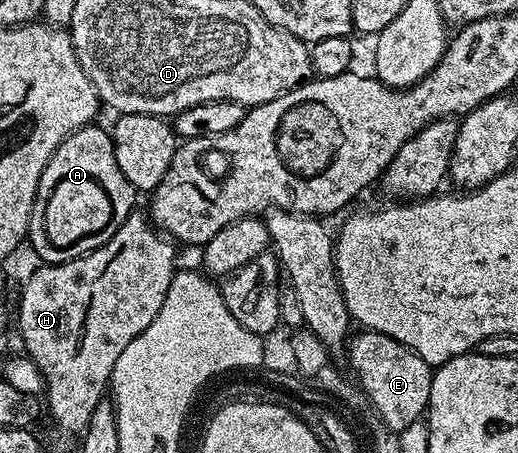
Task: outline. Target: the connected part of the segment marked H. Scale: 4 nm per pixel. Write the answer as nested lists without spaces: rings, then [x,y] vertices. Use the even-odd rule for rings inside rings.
[[[131,211],[124,225],[120,225],[109,241],[95,251],[63,263],[38,265],[22,287],[18,311],[16,307],[18,331],[26,346],[25,354],[42,374],[48,415],[50,411],[55,425],[66,435],[78,437],[85,431],[88,421],[92,421],[92,409],[104,402],[105,395],[102,394],[105,391],[107,394],[111,386],[114,366],[116,361],[120,361],[120,353],[124,353],[124,349],[128,349],[128,345],[132,345],[132,341],[140,337],[140,333],[144,333],[152,321],[156,321],[156,313],[160,313],[168,297],[168,285],[172,285],[176,270],[175,244],[140,211]]]

